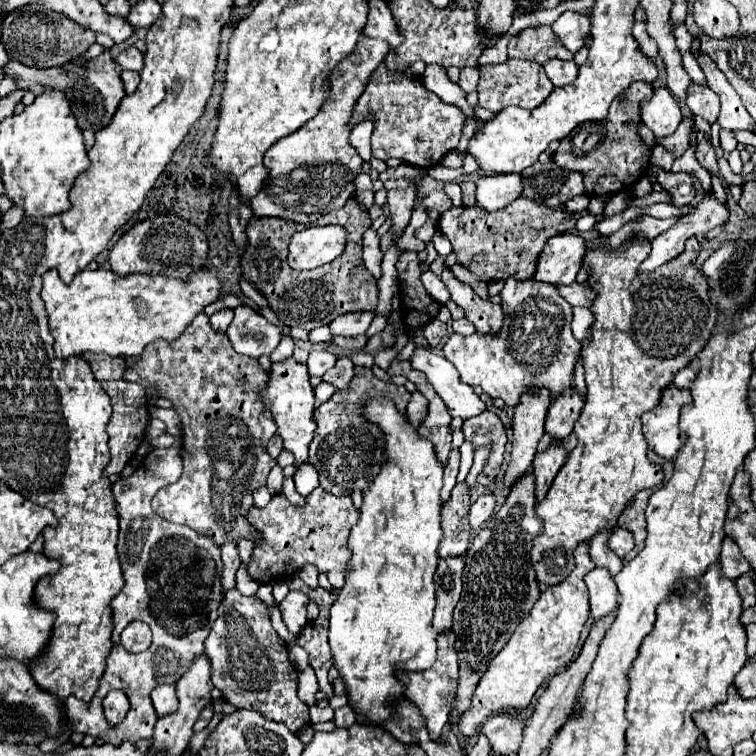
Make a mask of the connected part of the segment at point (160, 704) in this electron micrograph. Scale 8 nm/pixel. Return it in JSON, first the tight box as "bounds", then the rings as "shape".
{"bounds":[152,685,178,717],"shape":[[[158,685],[152,691],[152,703],[158,713],[158,717],[174,713],[178,709],[178,697],[176,697],[176,685]]]}

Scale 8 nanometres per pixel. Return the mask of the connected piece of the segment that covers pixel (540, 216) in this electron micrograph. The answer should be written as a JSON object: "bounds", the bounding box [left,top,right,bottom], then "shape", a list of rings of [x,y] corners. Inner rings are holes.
{"bounds":[438,199,576,282],"shape":[[[516,199],[500,211],[486,213],[482,207],[452,207],[442,213],[438,229],[452,243],[458,263],[464,265],[485,282],[504,281],[508,277],[530,279],[534,275],[534,263],[544,247],[544,241],[556,233],[568,231],[576,225],[562,209],[548,209],[536,205],[530,199]],[[456,233],[464,233],[464,239],[456,239]]]}

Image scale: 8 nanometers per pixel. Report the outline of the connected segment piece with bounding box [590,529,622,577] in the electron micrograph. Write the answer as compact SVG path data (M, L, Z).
M608 529L608 531L600 531L592 541L590 541L590 559L594 561L596 567L604 567L610 571L610 575L614 577L616 573L620 573L622 569L622 559L618 559L610 547L606 547L608 543L608 537L614 529Z

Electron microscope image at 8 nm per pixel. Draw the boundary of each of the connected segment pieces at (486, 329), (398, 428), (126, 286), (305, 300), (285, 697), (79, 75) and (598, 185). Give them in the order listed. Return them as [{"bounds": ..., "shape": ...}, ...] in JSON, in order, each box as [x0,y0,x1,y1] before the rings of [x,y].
[{"bounds":[430,257,504,335],"shape":[[[436,257],[432,263],[430,263],[430,271],[434,275],[438,275],[448,293],[450,293],[450,299],[464,309],[464,315],[468,321],[474,323],[476,331],[478,333],[490,333],[490,335],[496,335],[502,327],[502,319],[504,319],[504,313],[502,313],[502,307],[492,303],[492,301],[484,301],[480,299],[472,289],[470,285],[462,283],[460,279],[456,279],[456,275],[452,273],[450,267],[446,267],[446,257]]]},{"bounds":[328,399,442,723],"shape":[[[372,399],[372,403],[368,403],[364,407],[364,417],[376,425],[382,427],[382,431],[386,433],[386,457],[388,457],[388,465],[382,467],[380,475],[370,483],[370,487],[364,491],[364,505],[360,509],[360,519],[358,523],[352,527],[350,533],[350,549],[352,549],[352,559],[350,559],[350,573],[346,575],[346,583],[340,589],[338,599],[334,601],[332,609],[330,609],[330,629],[328,629],[328,643],[332,649],[332,657],[334,657],[334,667],[340,673],[340,679],[344,681],[346,687],[346,697],[348,697],[348,705],[354,709],[356,715],[360,715],[364,719],[364,723],[384,723],[386,719],[390,719],[394,713],[390,711],[390,699],[400,699],[404,693],[404,685],[398,681],[396,673],[400,671],[422,671],[422,669],[430,669],[436,661],[436,637],[438,633],[432,627],[432,615],[434,615],[434,573],[436,573],[436,565],[438,565],[438,543],[442,539],[442,529],[440,529],[440,489],[442,489],[442,465],[436,461],[434,457],[434,447],[428,439],[422,439],[412,425],[408,423],[408,419],[404,415],[400,415],[394,407],[392,401],[386,399]]]},{"bounds":[42,269,220,359],"shape":[[[50,269],[46,275],[42,275],[42,301],[48,313],[48,327],[50,333],[56,341],[56,355],[62,359],[68,359],[72,355],[82,355],[86,351],[90,353],[106,353],[112,357],[118,355],[140,355],[144,347],[160,337],[172,341],[176,339],[196,317],[196,313],[204,311],[206,305],[214,303],[220,291],[220,281],[214,271],[200,269],[198,273],[190,275],[188,281],[180,279],[170,279],[162,275],[128,275],[128,277],[118,277],[112,271],[104,269],[84,269],[80,271],[70,285],[62,283],[58,277],[58,271]]]},{"bounds":[242,199,378,331],"shape":[[[350,199],[342,209],[330,213],[328,217],[320,219],[316,225],[342,225],[346,229],[346,247],[344,253],[340,257],[336,257],[332,263],[326,263],[322,267],[316,267],[312,271],[296,271],[288,265],[288,243],[290,237],[294,235],[294,231],[302,231],[304,225],[294,223],[294,221],[286,221],[286,219],[278,219],[278,217],[252,217],[248,227],[246,227],[246,235],[248,235],[248,247],[246,253],[242,257],[242,271],[244,271],[244,279],[268,299],[270,309],[280,317],[280,321],[284,321],[286,325],[300,325],[306,331],[312,331],[316,327],[328,325],[332,319],[336,319],[342,313],[350,313],[350,311],[376,311],[378,305],[378,287],[376,287],[376,279],[372,283],[372,275],[370,271],[364,267],[362,263],[362,233],[370,227],[370,217],[368,211],[358,209],[356,201]]]},{"bounds":[206,589,308,733],"shape":[[[238,589],[224,595],[218,619],[206,639],[206,655],[212,663],[212,683],[236,709],[254,709],[270,721],[284,723],[292,733],[308,723],[308,705],[296,695],[298,669],[288,657],[288,647],[272,629],[268,609],[256,597],[244,597]]]},{"bounds":[6,51,126,131],"shape":[[[104,51],[100,57],[90,59],[86,65],[66,63],[56,69],[36,69],[36,67],[26,67],[18,61],[10,61],[6,63],[6,77],[12,77],[18,89],[30,89],[32,85],[42,85],[44,89],[62,91],[70,101],[70,109],[78,121],[78,127],[90,131],[96,131],[94,127],[106,127],[112,121],[118,103],[126,95],[120,79],[120,67],[112,59],[110,51]]]},{"bounds":[554,87,648,195],"shape":[[[628,87],[622,95],[612,101],[610,113],[606,119],[596,123],[584,123],[586,127],[574,129],[568,137],[560,141],[558,151],[554,153],[554,161],[562,169],[578,171],[584,177],[584,193],[586,195],[608,195],[630,189],[648,169],[648,147],[638,135],[638,93]]]}]

